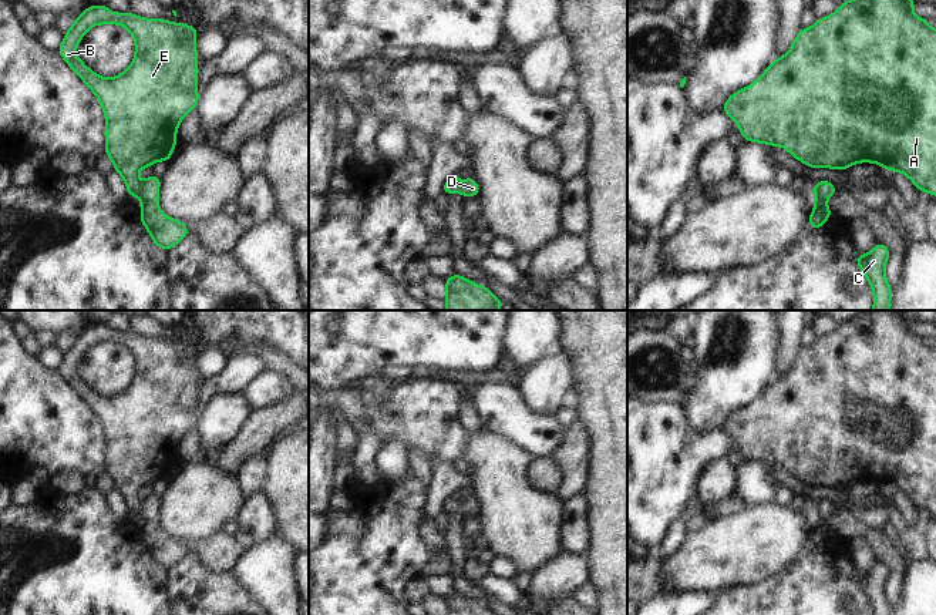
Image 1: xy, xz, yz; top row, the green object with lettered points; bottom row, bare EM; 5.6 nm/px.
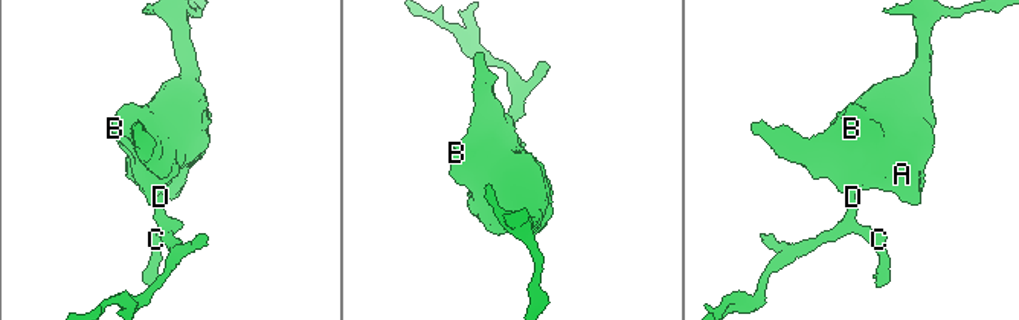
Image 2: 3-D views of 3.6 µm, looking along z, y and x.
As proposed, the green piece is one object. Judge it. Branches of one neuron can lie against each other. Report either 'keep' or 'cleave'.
keep

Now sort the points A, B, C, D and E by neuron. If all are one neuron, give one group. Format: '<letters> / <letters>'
A B C D E

